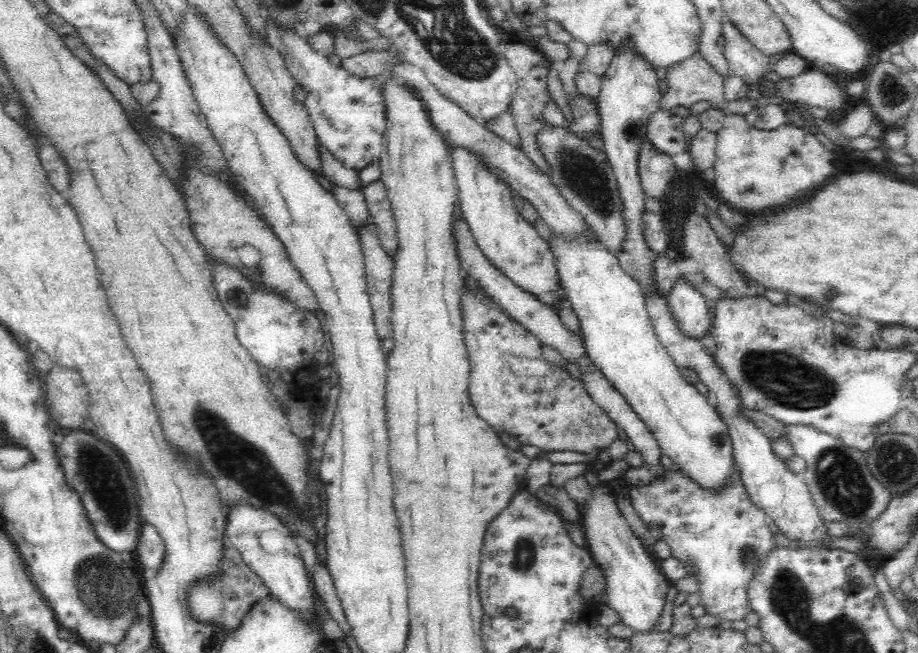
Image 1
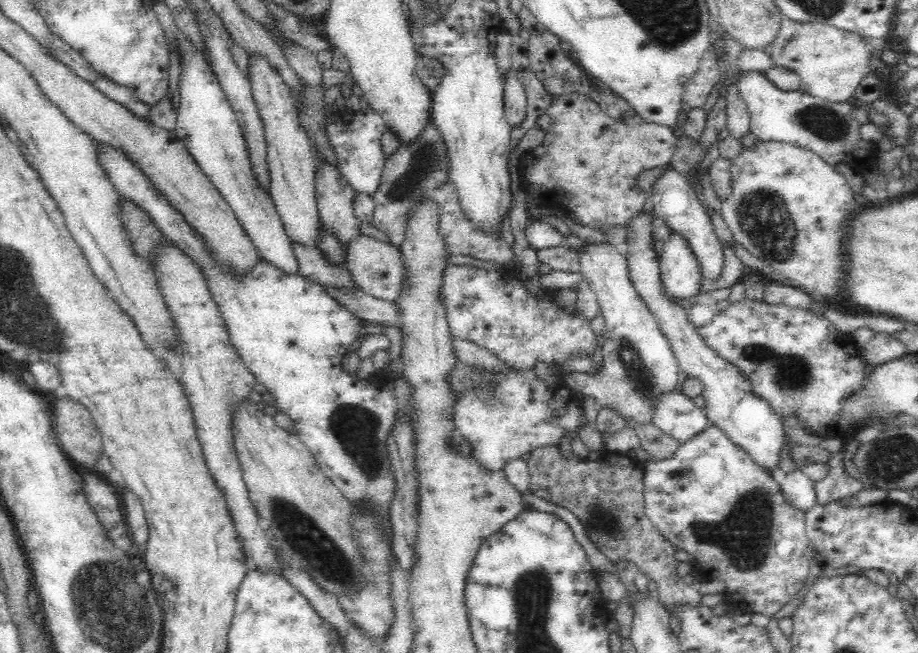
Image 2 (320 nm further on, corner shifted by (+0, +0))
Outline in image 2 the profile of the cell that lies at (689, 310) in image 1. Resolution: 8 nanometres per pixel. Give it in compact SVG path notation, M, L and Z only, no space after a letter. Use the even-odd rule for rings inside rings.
M672 231L668 238L664 239L663 250L660 254L660 271L661 271L661 280L664 283L665 292L676 297L676 298L690 298L700 293L701 285L701 267L698 263L696 257L694 257L694 251L690 249L688 241Z

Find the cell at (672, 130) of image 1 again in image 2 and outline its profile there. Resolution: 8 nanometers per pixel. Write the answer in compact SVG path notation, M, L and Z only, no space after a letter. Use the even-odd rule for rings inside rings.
M578 93L554 97L546 113L552 122L545 131L542 144L525 152L518 165L522 188L526 192L527 214L542 204L544 209L564 211L578 225L603 233L613 227L627 227L634 218L646 214L643 210L650 207L649 195L637 185L636 178L643 170L671 162L678 142L672 129L656 123L637 121L632 124L610 118L597 101Z

